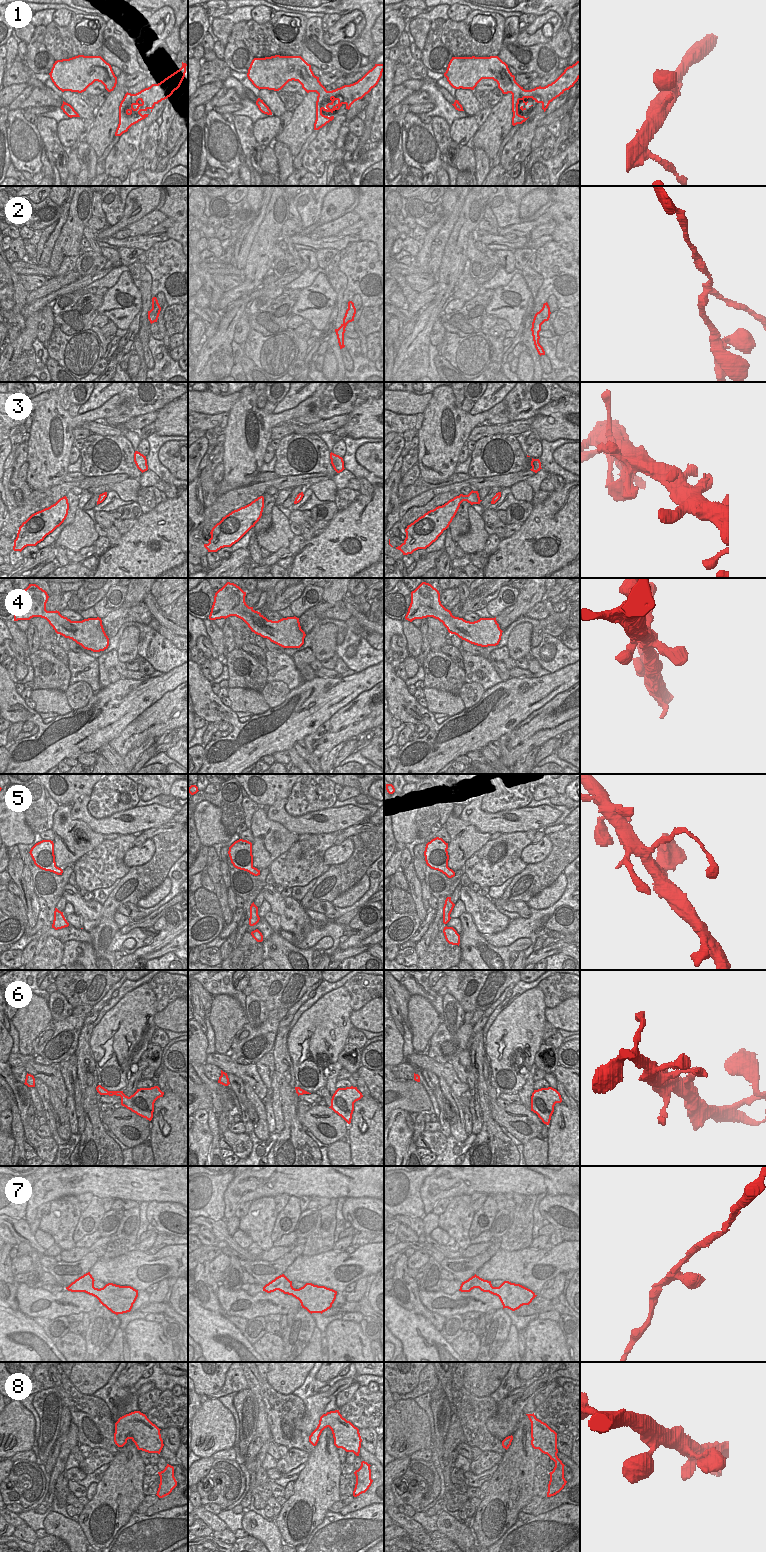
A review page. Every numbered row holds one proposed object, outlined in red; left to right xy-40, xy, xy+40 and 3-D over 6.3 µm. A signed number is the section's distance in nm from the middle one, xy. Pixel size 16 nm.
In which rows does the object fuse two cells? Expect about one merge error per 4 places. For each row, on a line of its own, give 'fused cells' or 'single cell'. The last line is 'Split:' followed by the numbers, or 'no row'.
1: single cell
2: fused cells
3: single cell
4: single cell
5: single cell
6: single cell
7: single cell
8: single cell
Split: 2

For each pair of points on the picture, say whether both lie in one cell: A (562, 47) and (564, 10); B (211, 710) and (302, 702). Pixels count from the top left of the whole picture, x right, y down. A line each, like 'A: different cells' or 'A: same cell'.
A: same cell
B: same cell

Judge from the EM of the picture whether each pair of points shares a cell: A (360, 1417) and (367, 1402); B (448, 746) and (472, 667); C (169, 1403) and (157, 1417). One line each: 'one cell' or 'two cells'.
A: one cell
B: two cells
C: one cell

